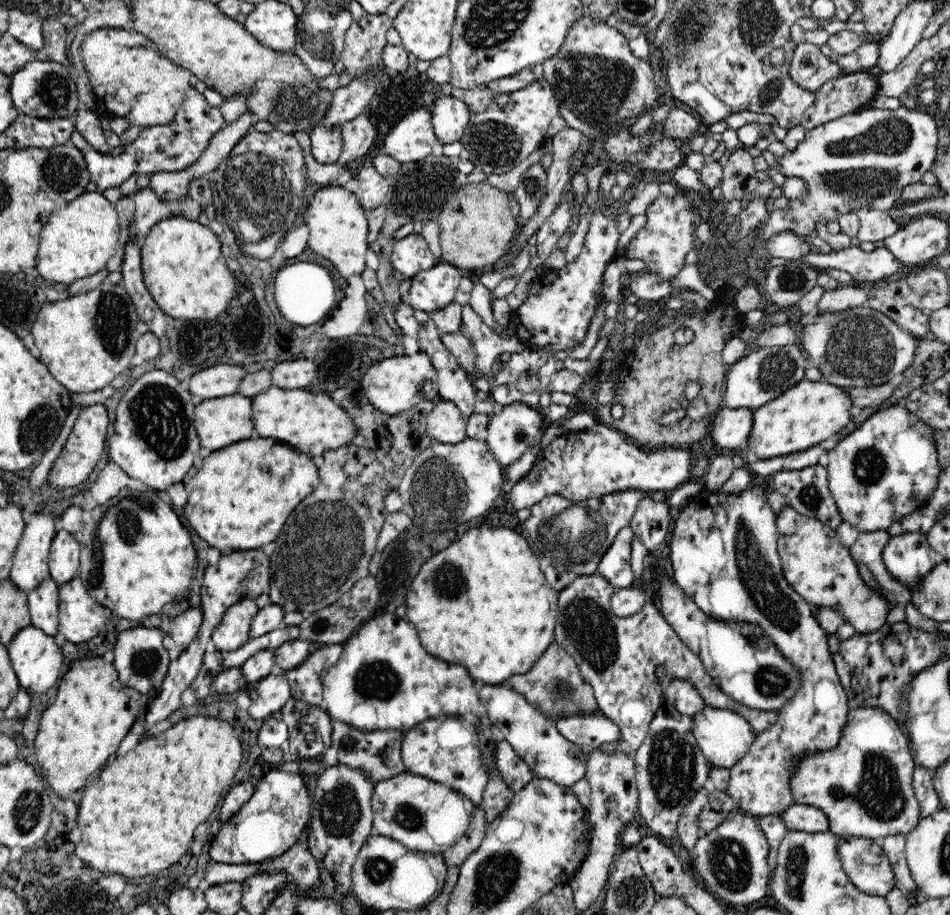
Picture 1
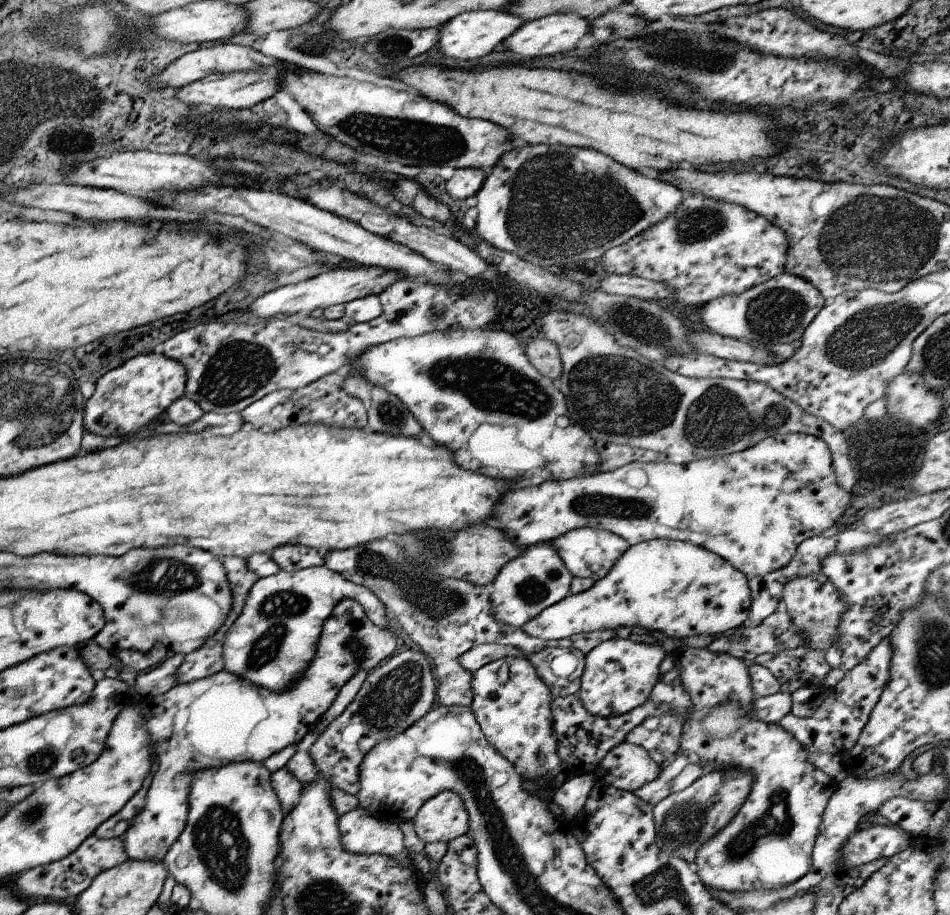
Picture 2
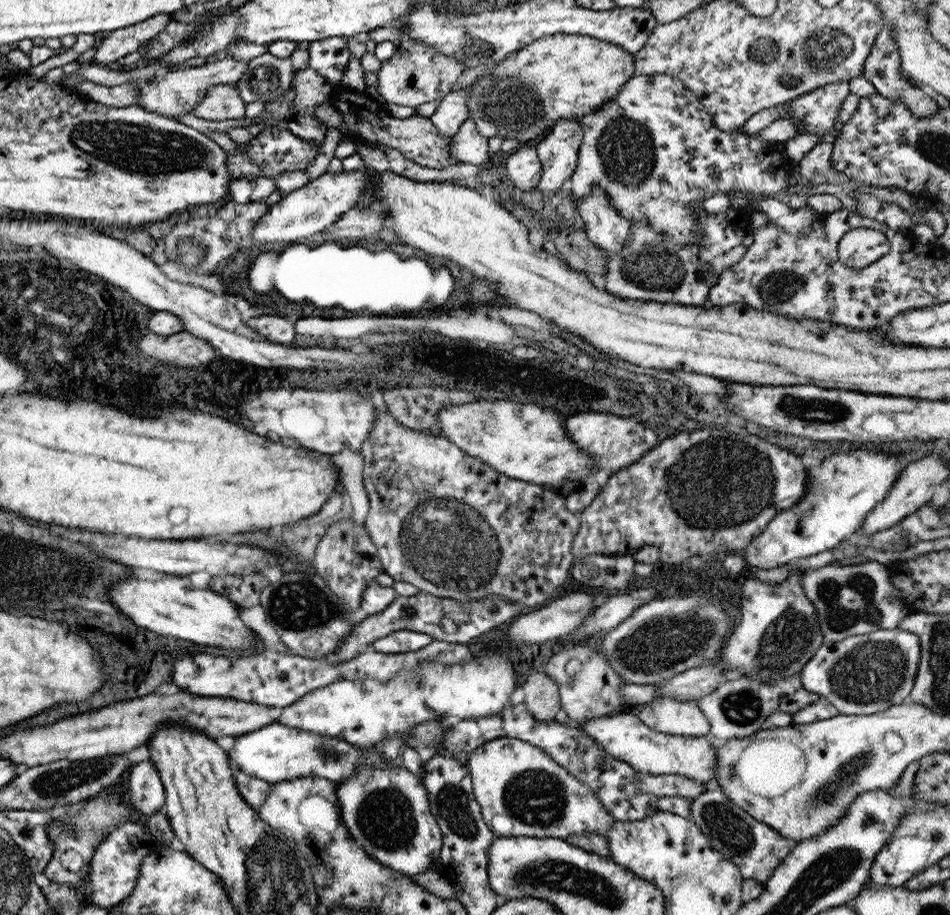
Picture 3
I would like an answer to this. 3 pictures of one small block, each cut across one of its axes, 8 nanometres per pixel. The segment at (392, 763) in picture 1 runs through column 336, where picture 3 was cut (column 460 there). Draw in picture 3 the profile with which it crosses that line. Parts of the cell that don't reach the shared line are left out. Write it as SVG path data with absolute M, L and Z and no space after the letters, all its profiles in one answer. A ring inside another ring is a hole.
M524 703L506 706L501 712L491 716L481 716L479 719L452 721L442 734L442 748L445 754L451 756L463 752L469 756L477 746L497 738L515 738L524 740L540 748L557 764L564 767L571 776L579 779L589 787L603 806L614 816L615 821L640 821L653 816L658 811L655 795L643 793L638 789L638 782L634 770L622 760L617 760L603 752L588 734L574 725L558 720L539 722L527 712Z

